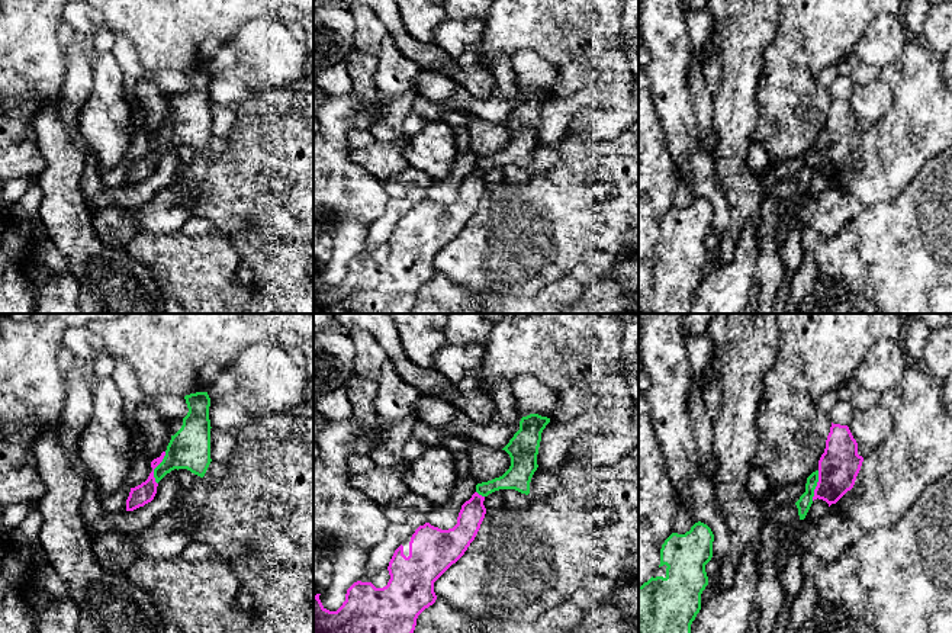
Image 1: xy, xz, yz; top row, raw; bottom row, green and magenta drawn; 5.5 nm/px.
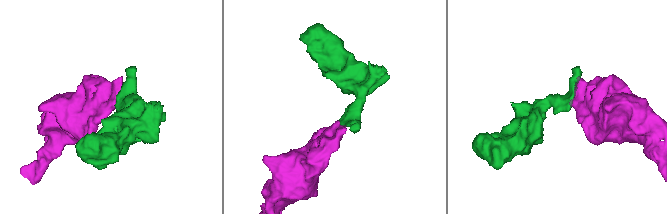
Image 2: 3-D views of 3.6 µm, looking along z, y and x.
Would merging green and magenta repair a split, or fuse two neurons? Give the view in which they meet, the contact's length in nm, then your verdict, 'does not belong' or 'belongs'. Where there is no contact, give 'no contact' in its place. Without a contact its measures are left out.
contact in xy; length 190 nm; belongs

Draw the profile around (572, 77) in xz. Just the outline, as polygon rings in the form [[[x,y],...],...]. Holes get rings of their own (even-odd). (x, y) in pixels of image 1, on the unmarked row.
[[[580,58],[572,60],[557,70],[557,78],[551,87],[550,96],[560,99],[579,93],[596,77],[596,71]]]

